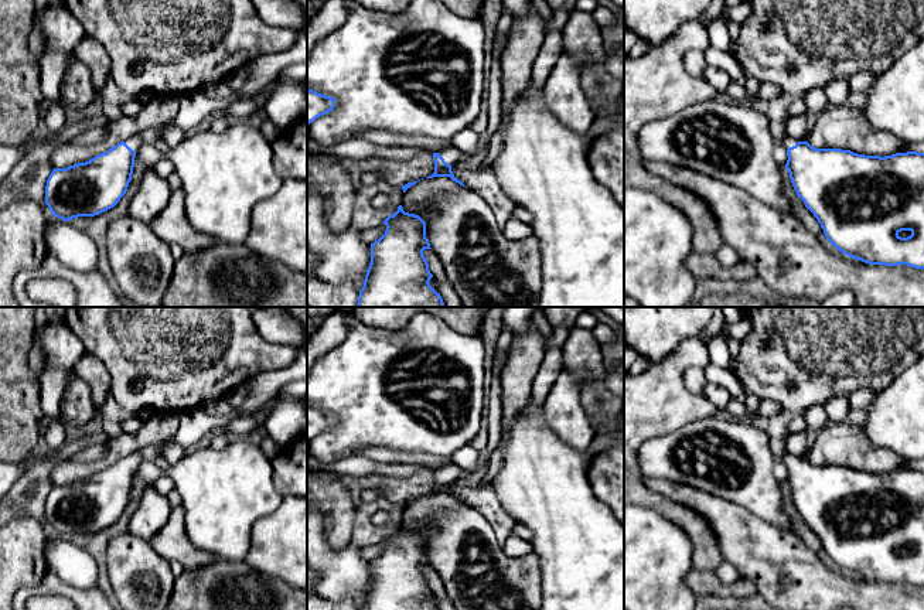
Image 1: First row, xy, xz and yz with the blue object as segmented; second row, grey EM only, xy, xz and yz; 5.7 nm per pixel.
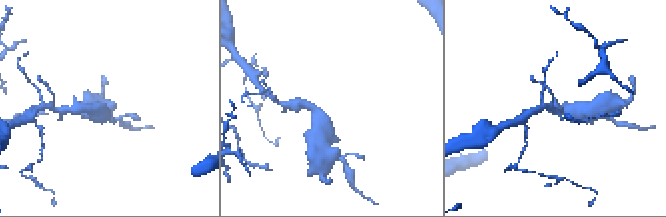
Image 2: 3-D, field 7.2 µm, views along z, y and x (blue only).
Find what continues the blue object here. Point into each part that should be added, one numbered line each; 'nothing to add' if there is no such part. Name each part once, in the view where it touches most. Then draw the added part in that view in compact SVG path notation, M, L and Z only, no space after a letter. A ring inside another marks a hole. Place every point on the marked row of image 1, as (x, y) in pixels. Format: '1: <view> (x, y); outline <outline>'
1: xy (70, 245); outline M57 217L47 218L45 242L48 255L79 272L96 269L99 251L95 241L69 221Z
2: xz (452, 156); outline M454 146L454 147L447 147L444 150L439 150L437 153L444 159L447 164L456 166L458 161L461 161L461 156L466 151L461 151L457 146Z

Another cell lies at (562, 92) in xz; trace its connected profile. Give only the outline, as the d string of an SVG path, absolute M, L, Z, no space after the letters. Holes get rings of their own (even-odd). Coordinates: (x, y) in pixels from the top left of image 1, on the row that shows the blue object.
M563 52L543 84L543 100L560 123L591 140L594 113L580 86L580 74L579 62Z

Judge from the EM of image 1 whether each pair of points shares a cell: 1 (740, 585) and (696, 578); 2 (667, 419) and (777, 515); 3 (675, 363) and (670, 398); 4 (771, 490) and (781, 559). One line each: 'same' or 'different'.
1: same
2: different
3: same
4: different

